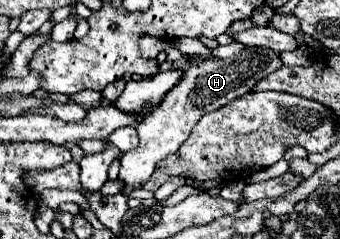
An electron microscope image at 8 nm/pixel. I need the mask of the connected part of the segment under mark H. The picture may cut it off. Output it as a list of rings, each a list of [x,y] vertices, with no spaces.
[[[270,48],[248,50],[246,58],[244,58],[244,50],[242,50],[240,54],[234,54],[232,58],[224,58],[224,60],[206,58],[204,62],[190,66],[182,74],[180,82],[164,96],[164,102],[160,102],[160,106],[156,106],[156,110],[152,110],[146,116],[146,120],[136,128],[138,136],[140,136],[138,148],[122,154],[120,180],[126,182],[126,188],[122,194],[128,194],[128,192],[140,188],[140,184],[146,182],[148,176],[154,172],[156,162],[174,154],[186,142],[192,128],[204,114],[230,104],[232,100],[240,98],[244,92],[250,92],[252,86],[244,88],[244,82],[258,82],[258,80],[262,80],[262,76],[274,72],[280,66],[282,66],[282,62],[280,62],[278,54],[272,52]]]

